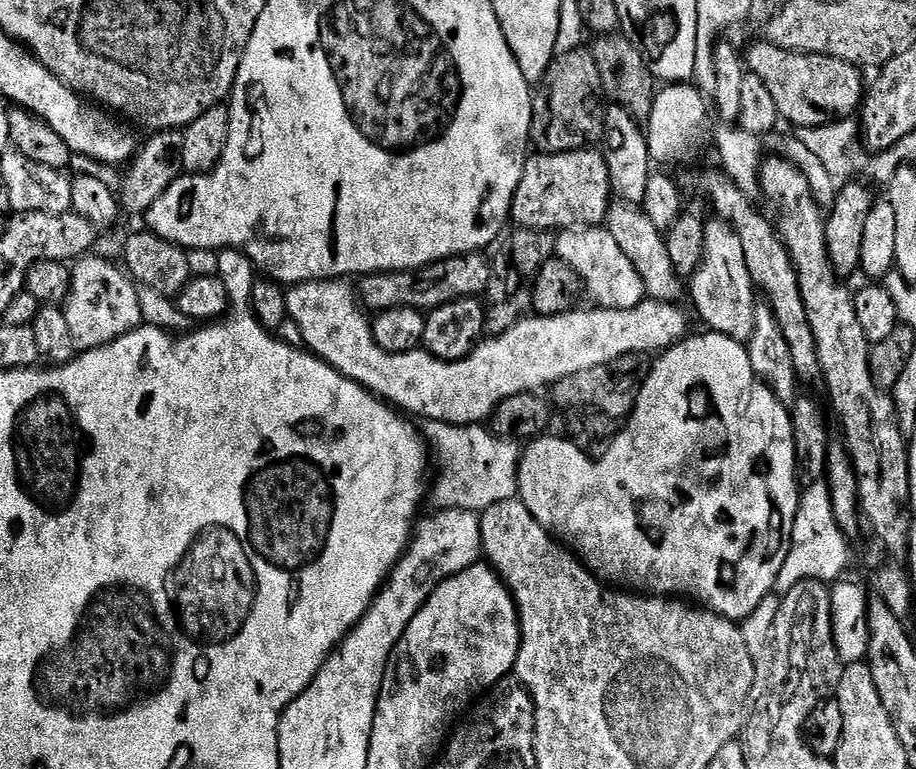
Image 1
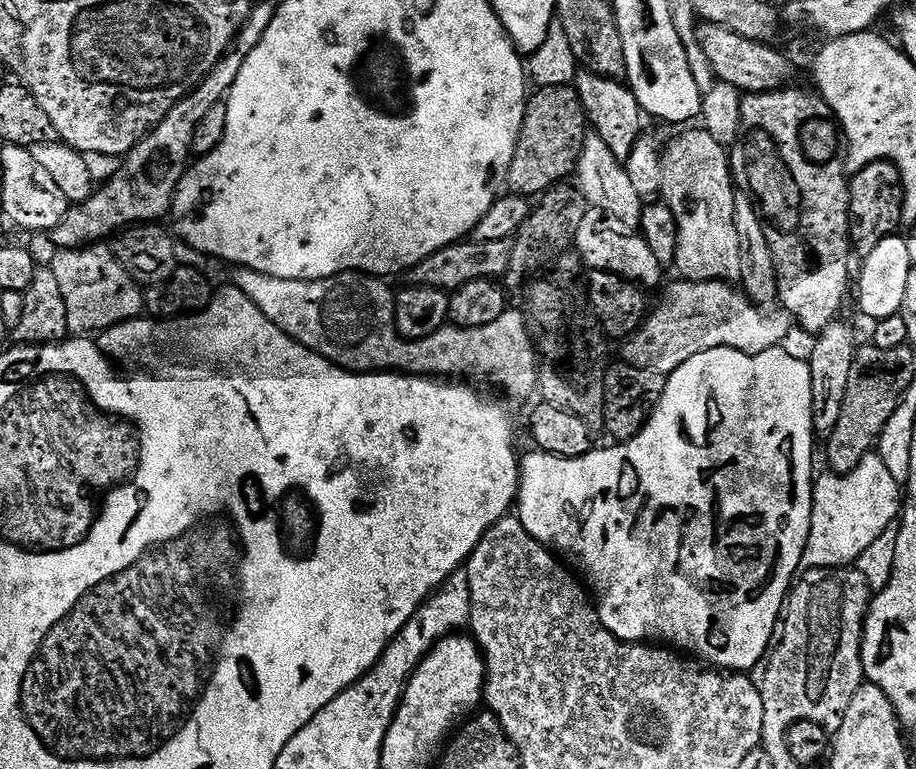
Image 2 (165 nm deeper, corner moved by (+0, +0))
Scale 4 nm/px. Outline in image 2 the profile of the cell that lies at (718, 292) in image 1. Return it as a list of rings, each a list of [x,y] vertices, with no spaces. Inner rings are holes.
[[[693,127],[691,130],[684,130],[677,140],[672,140],[668,144],[668,149],[663,149],[662,161],[664,165],[664,173],[662,174],[662,200],[667,204],[668,209],[674,214],[676,219],[676,263],[674,265],[675,271],[678,270],[679,274],[685,280],[723,280],[725,282],[731,281],[742,270],[742,262],[744,261],[744,245],[745,242],[738,234],[738,228],[735,226],[735,198],[738,195],[738,189],[732,185],[732,164],[728,161],[729,149],[725,145],[720,144],[711,137],[709,131],[703,127]]]

